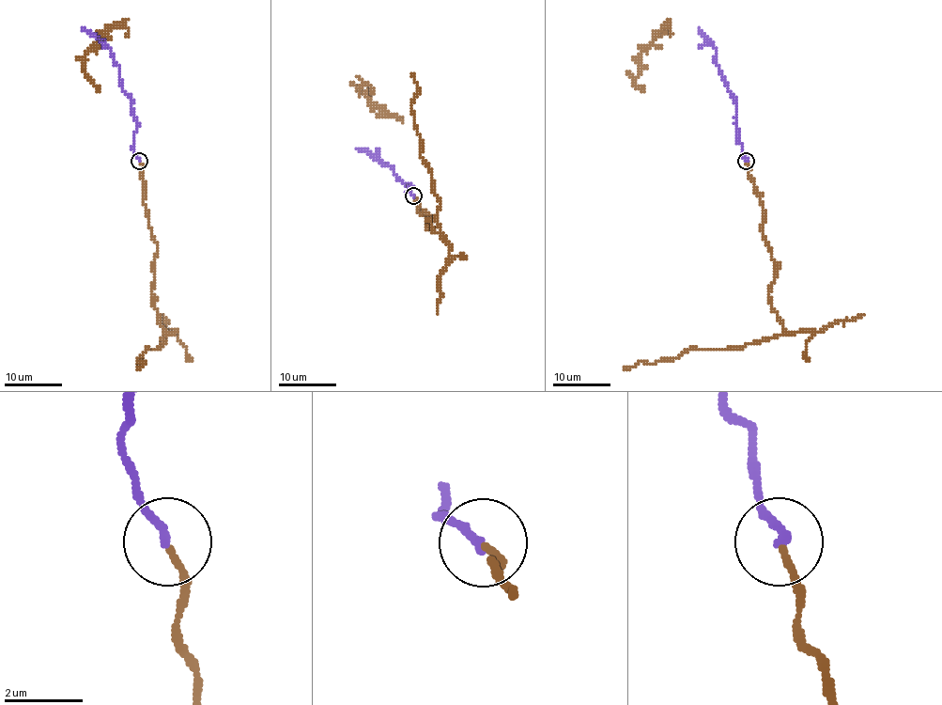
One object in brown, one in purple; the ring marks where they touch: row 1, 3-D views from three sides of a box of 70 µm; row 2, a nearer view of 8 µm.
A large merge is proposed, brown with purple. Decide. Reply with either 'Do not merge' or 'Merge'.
Merge

